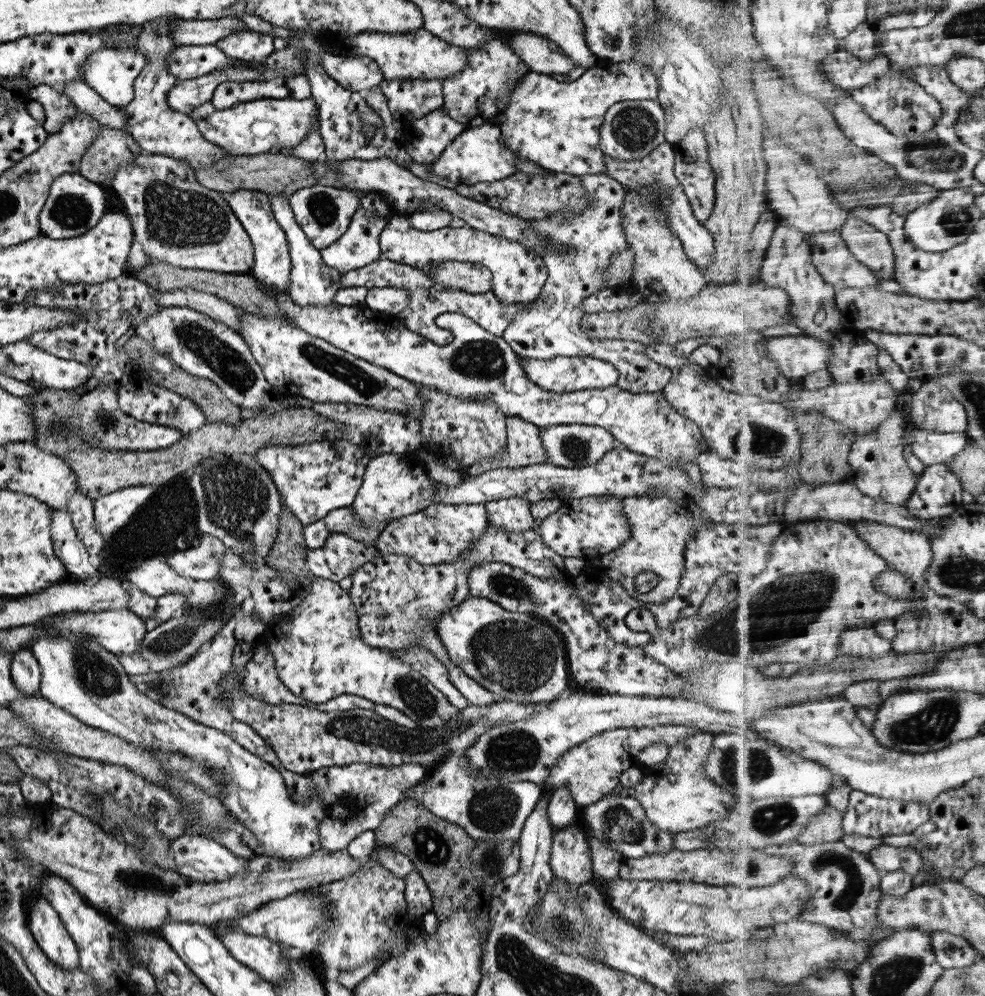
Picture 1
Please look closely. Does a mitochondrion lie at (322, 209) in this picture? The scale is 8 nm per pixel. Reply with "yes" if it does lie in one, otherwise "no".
yes

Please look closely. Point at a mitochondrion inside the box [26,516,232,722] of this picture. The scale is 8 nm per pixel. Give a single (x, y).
(96, 675)

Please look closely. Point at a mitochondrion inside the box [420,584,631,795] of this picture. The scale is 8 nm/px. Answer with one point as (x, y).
(512, 655)

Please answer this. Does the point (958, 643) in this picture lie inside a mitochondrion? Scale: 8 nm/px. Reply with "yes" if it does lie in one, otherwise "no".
no

